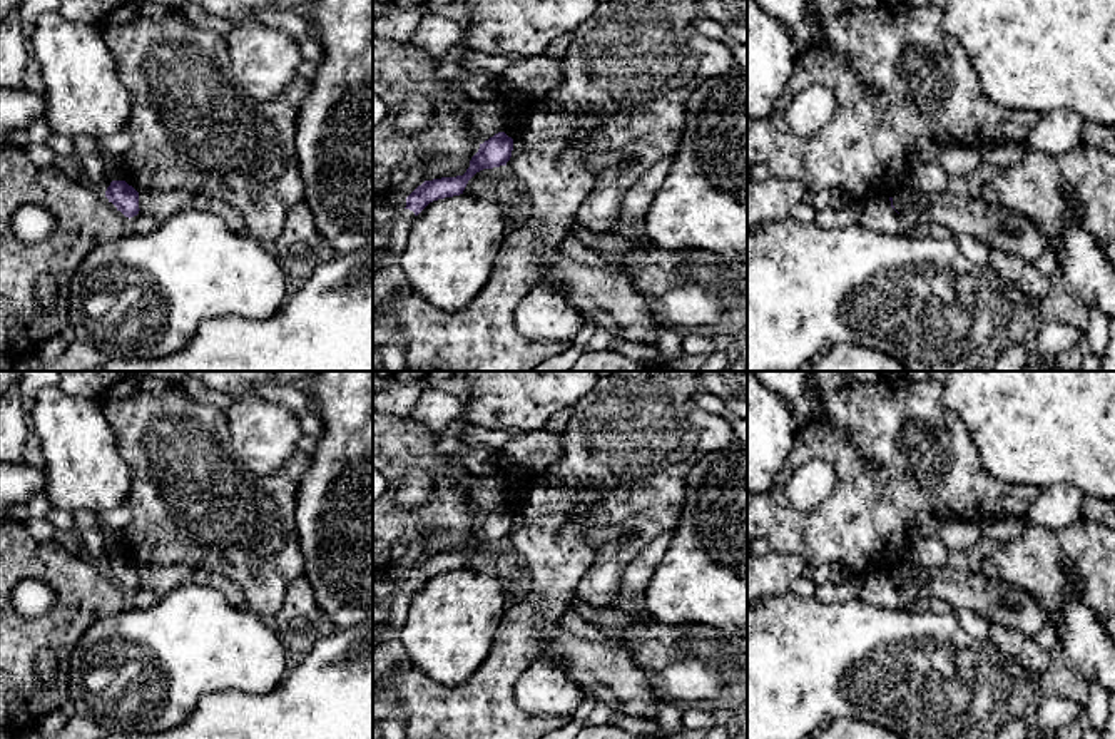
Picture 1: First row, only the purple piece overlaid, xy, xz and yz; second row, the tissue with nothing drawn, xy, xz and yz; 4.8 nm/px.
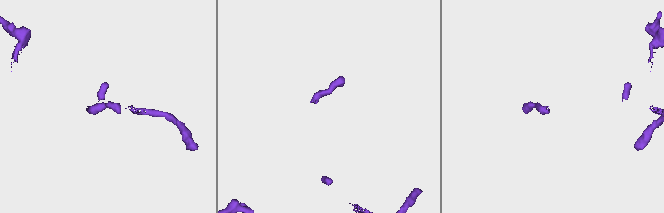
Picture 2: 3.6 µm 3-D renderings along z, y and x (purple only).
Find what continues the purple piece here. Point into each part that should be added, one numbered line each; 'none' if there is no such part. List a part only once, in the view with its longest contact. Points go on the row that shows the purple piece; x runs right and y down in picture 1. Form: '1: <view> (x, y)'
1: xz (397, 243)

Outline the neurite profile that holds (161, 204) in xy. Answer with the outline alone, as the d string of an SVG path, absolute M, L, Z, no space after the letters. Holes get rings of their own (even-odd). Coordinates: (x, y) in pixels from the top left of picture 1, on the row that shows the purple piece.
M186 189L140 191L139 209L144 214L155 217L159 222L186 209L211 212L221 217L234 232L246 232L244 219L237 209L224 201L199 192L189 192Z

